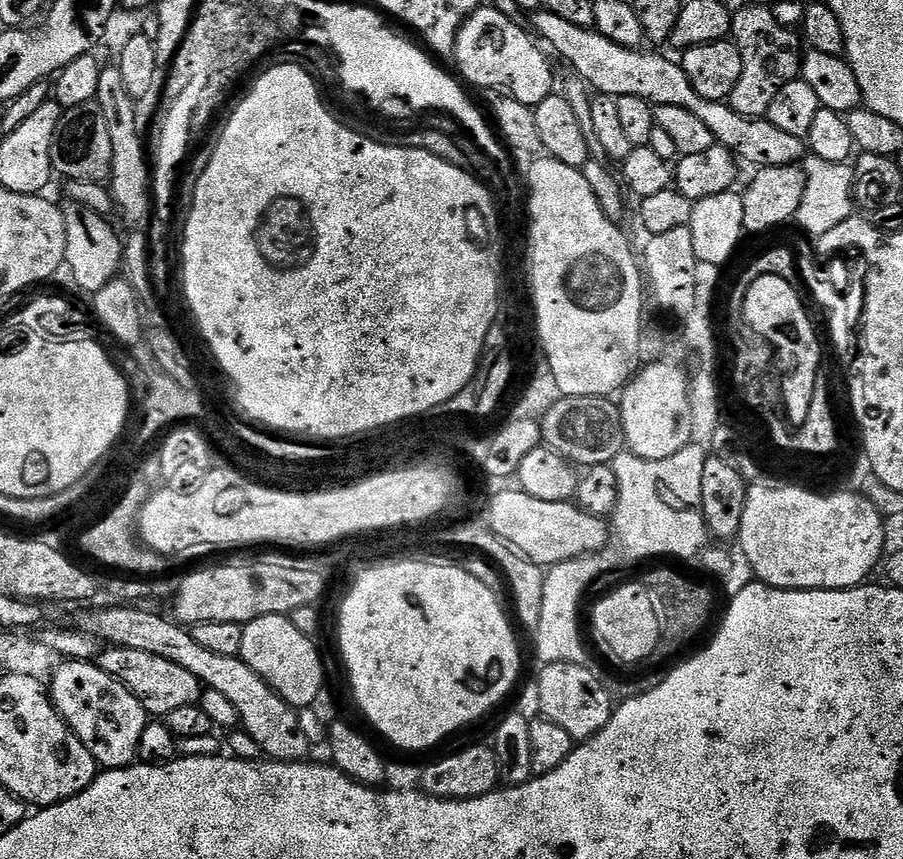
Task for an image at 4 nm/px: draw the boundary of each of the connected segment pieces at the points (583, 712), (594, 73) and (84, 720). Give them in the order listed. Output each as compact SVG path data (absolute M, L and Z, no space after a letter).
M544 664L540 675L535 677L539 687L539 701L542 702L541 717L562 726L574 742L583 742L598 734L610 722L614 711L612 696L604 689L604 684L591 672L579 664Z
M543 10L531 17L530 24L532 28L536 27L535 35L553 53L556 51L593 93L601 96L642 98L653 106L682 106L682 110L690 110L690 114L702 118L702 126L710 130L715 143L731 150L733 156L743 163L745 160L746 163L753 164L753 169L756 170L770 166L796 166L806 156L806 144L801 137L786 134L786 130L774 126L774 122L767 118L746 118L735 112L731 103L703 100L695 92L694 86L690 86L690 78L686 78L684 69L675 59L667 60L664 56L655 56L654 53L644 52L640 48L618 46L618 42L610 42L610 38L606 38L601 32L573 26L563 18L558 18L558 14Z
M64 660L50 679L52 704L70 730L90 750L101 769L126 768L137 763L138 738L150 722L142 702L118 678L110 678L99 663L90 660Z

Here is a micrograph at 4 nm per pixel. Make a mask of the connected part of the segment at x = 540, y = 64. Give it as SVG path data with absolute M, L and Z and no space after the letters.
M480 7L477 12L470 14L470 18L466 18L456 39L454 60L460 63L459 75L464 77L471 74L473 56L480 63L480 76L485 80L488 88L498 88L518 98L518 102L526 102L533 106L542 102L542 98L551 96L554 92L552 64L548 61L549 53L531 35L528 37L527 34L525 29L515 25L510 18L506 18L506 15L496 8Z

